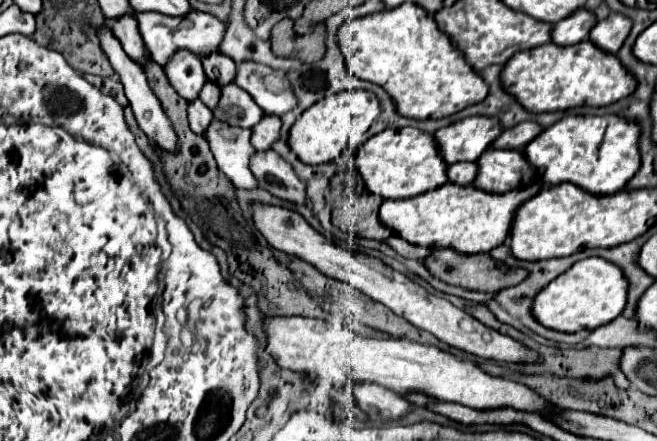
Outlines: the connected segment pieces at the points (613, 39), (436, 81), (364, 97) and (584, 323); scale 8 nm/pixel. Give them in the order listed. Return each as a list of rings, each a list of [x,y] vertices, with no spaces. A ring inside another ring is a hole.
[[[610,13],[604,21],[598,21],[588,33],[588,41],[596,41],[600,49],[608,49],[608,53],[616,53],[624,43],[632,21],[620,13]]]
[[[414,3],[346,19],[338,31],[338,45],[348,71],[356,79],[384,87],[402,117],[442,119],[488,95],[488,85],[438,29],[434,15]]]
[[[342,91],[324,97],[312,107],[308,107],[296,119],[288,135],[288,147],[306,165],[320,165],[334,161],[348,145],[354,149],[360,143],[362,135],[370,129],[370,125],[376,121],[378,115],[380,115],[378,99],[368,91]]]
[[[588,257],[576,261],[568,271],[558,275],[536,293],[536,297],[532,299],[532,317],[540,325],[562,333],[576,333],[580,329],[592,331],[622,313],[626,305],[626,293],[628,281],[622,275],[620,267],[600,257]]]

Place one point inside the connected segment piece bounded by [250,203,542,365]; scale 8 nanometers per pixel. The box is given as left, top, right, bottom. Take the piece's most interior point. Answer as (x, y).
(285, 230)

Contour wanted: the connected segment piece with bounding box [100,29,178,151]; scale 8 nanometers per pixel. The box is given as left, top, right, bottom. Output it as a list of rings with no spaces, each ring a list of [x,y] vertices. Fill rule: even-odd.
[[[100,29],[100,49],[104,49],[104,55],[108,57],[110,65],[112,65],[114,71],[120,75],[120,81],[122,81],[122,85],[124,85],[126,97],[128,97],[128,101],[130,101],[130,107],[132,107],[132,111],[134,111],[134,117],[136,117],[140,129],[142,129],[156,145],[160,145],[162,149],[166,149],[166,151],[176,151],[178,145],[176,145],[176,133],[174,133],[174,129],[172,129],[172,123],[170,123],[170,119],[166,117],[166,113],[162,111],[162,105],[160,105],[160,101],[158,101],[158,97],[156,97],[156,95],[152,93],[152,89],[148,87],[146,75],[144,75],[144,71],[140,69],[140,65],[136,65],[136,61],[132,61],[132,59],[124,53],[120,41],[116,41],[116,37],[112,35],[110,29]]]

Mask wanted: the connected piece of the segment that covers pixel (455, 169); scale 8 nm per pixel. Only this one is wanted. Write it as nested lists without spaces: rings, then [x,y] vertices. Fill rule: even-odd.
[[[454,163],[448,165],[448,181],[458,183],[458,185],[470,185],[476,177],[476,163]]]

